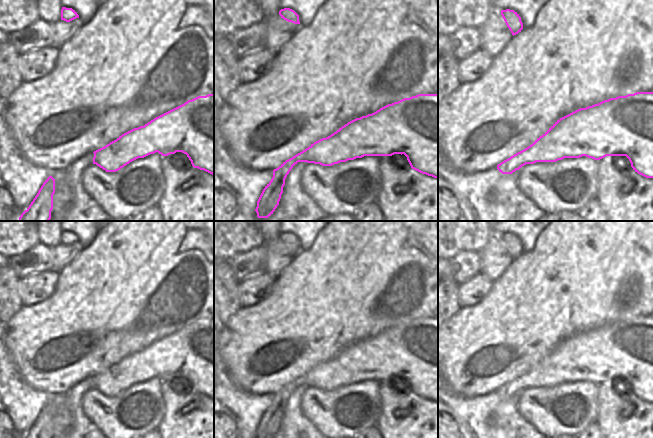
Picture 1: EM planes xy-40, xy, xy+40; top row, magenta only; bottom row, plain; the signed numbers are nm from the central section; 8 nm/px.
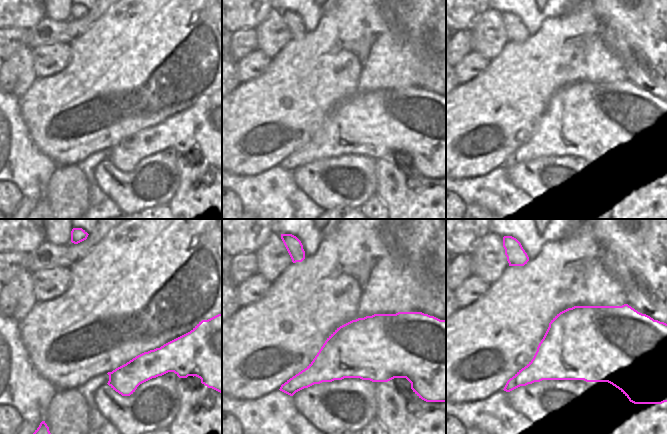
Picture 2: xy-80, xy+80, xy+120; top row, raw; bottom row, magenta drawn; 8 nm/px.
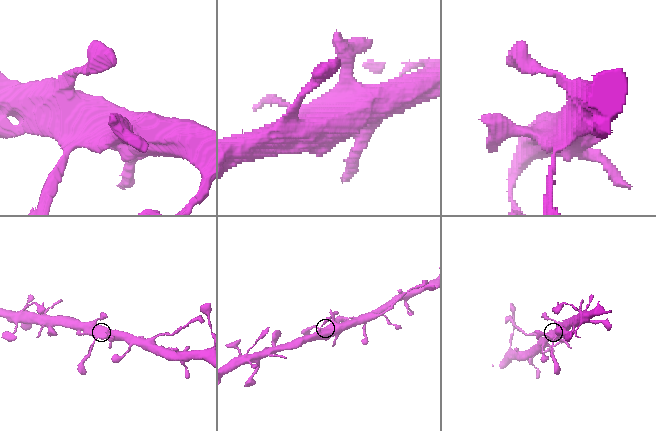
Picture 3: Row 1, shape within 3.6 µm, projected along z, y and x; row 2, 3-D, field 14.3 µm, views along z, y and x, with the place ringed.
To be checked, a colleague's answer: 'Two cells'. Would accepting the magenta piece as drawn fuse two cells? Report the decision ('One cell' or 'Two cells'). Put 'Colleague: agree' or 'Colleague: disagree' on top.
Colleague: disagree
One cell

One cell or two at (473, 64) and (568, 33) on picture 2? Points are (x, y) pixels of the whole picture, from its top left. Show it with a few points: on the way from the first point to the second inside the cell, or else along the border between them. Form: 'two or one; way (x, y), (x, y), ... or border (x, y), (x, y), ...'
two; border (491, 60), (487, 67), (475, 78)

